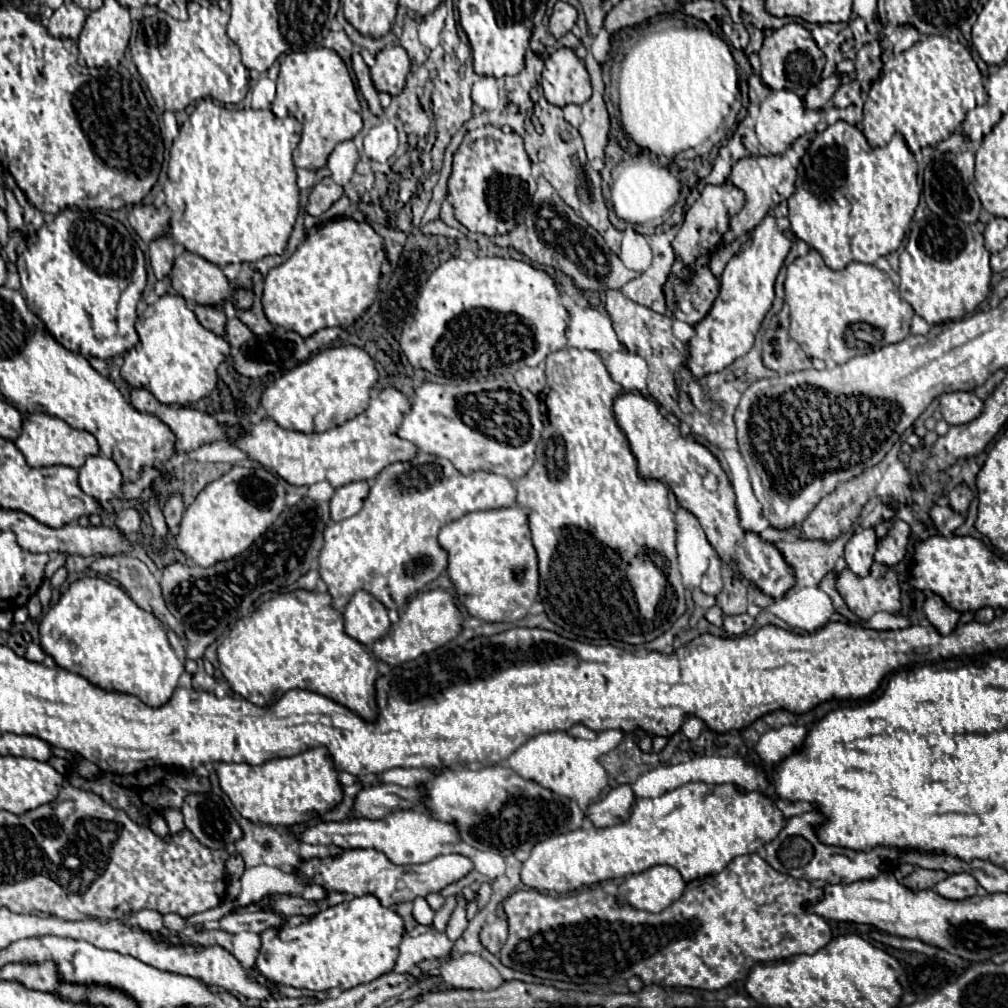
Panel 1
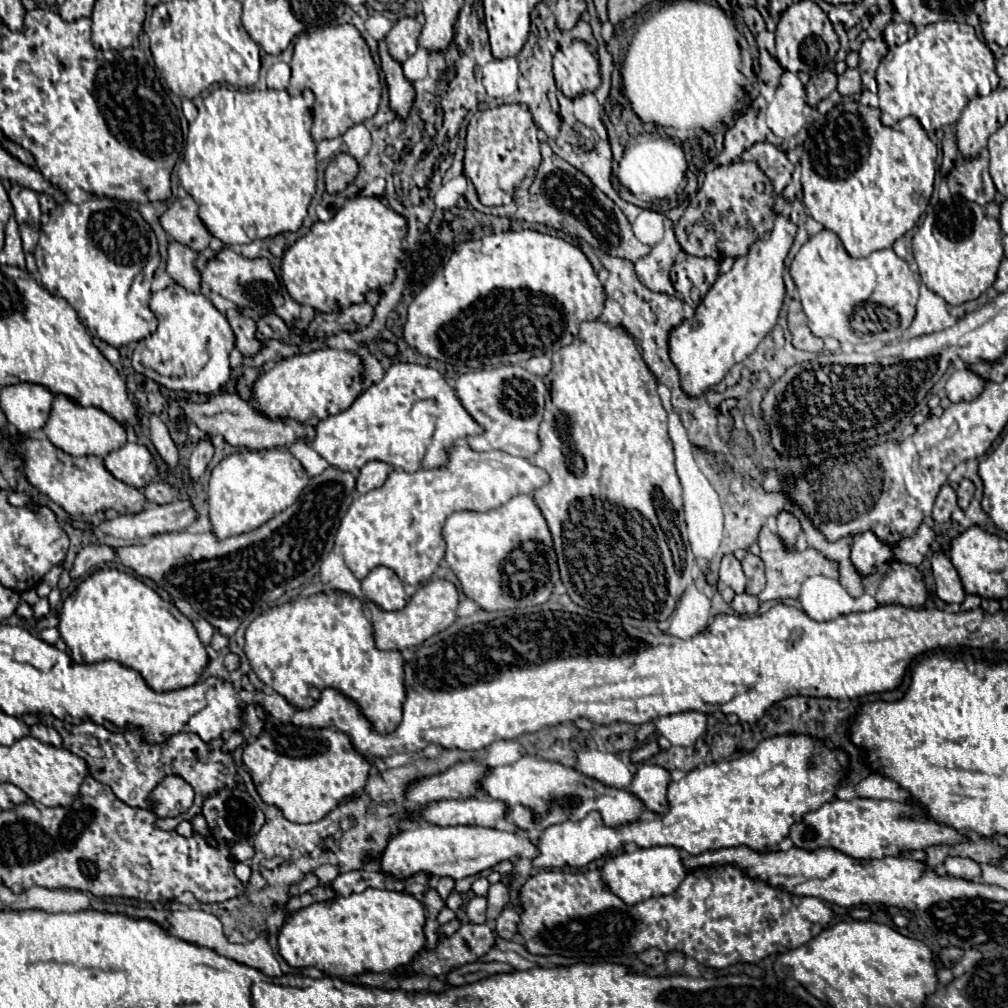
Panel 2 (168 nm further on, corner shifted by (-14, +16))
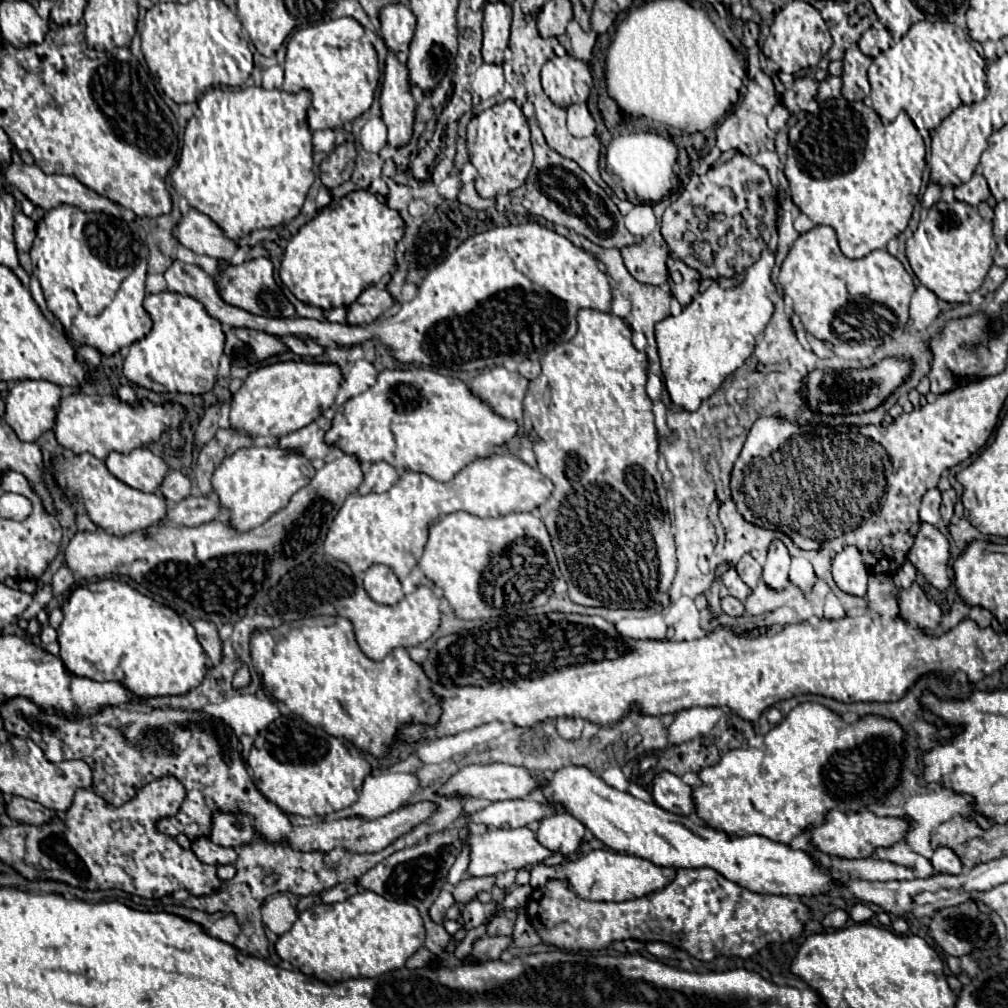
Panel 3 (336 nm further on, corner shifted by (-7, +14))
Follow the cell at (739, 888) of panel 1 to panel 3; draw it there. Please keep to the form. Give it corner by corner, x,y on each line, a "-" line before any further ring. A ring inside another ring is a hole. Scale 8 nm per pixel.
697,868
697,870
677,870
677,876
675,880
663,888
661,892
653,892
649,896
643,896
643,898
635,898
635,900
629,900
629,902
591,902
591,900
583,900
579,898
577,894
573,894
573,890
569,890
569,884
565,880
557,880
557,878
551,878
545,886
541,888
535,888
529,896
529,902
527,902
527,920
531,922
531,926
535,928
535,932
541,936
543,944
547,946
557,946
557,948
565,948
565,950
603,950
607,946
611,946
613,942
619,942
619,940
639,940
639,942
667,942
675,948
681,948
685,950
689,956
697,958
697,960
703,960
703,962
711,962
715,960
717,956
737,956
737,958
751,958
753,954
757,954
759,950
763,950
767,944
771,942
789,942
789,940
797,940
801,938
803,934
803,928
805,928
805,922
811,918
811,910
797,898
797,896
771,896
771,894
755,894
751,890
745,890
733,882
729,882
727,878
723,878
721,874
717,874
713,868

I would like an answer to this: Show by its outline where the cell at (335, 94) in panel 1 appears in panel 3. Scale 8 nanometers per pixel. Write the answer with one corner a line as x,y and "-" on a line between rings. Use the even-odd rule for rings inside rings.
337,18
319,26
309,26
303,30
297,30
289,42
287,42
287,58
285,58
285,92
299,92
309,90
313,94
311,108
307,112
309,130
337,130
343,128
345,122
353,122
361,114
365,114
371,108
375,88
379,84
379,64
375,48
369,42
363,42
363,26
355,18

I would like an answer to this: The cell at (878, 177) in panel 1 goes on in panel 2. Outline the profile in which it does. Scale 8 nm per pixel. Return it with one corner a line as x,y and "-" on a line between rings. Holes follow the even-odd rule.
844,102
834,106
826,114
824,124
818,124
816,130
810,130
810,136
802,144
802,202
816,222
838,234
850,256
862,258
874,250
892,248
894,240
902,238
916,226
934,190
937,172
935,160
936,144
926,136
924,128
914,116
902,119
895,127
888,127
880,122
878,108
858,102
-
852,156
858,156
860,162
856,162

